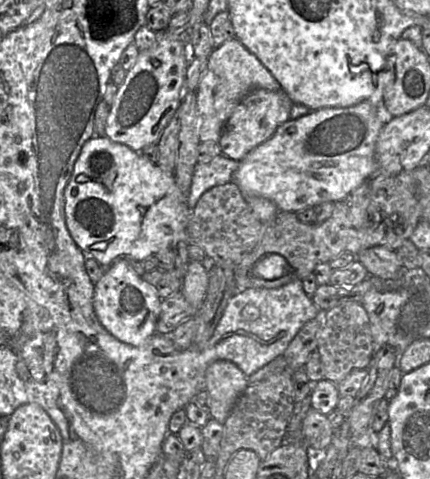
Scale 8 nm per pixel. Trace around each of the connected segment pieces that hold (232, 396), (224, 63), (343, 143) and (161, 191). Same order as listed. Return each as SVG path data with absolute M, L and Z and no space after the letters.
M217 360L207 368L205 382L205 390L210 398L210 417L224 424L249 385L247 376L233 362Z
M237 38L214 48L196 90L197 133L201 143L218 142L224 125L240 100L253 89L278 90L279 82Z
M368 101L349 107L311 110L298 119L289 119L275 133L250 151L240 162L233 182L244 195L255 195L274 202L279 211L297 213L322 202L338 202L366 180L379 173L376 142L387 116Z
M95 135L83 145L74 164L64 190L64 212L67 229L85 258L94 259L103 268L120 258L142 262L160 250L170 248L173 243L186 239L191 215L186 198L175 182L174 172L151 164L126 145Z

